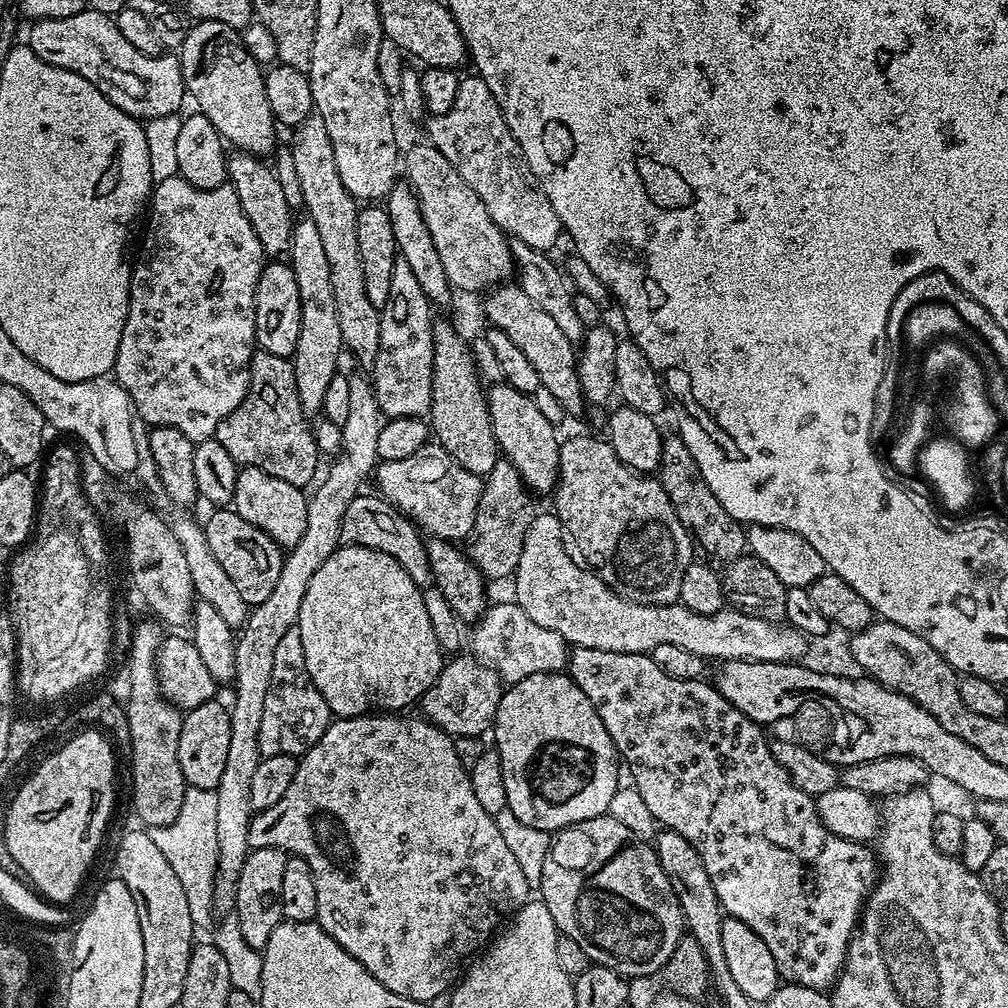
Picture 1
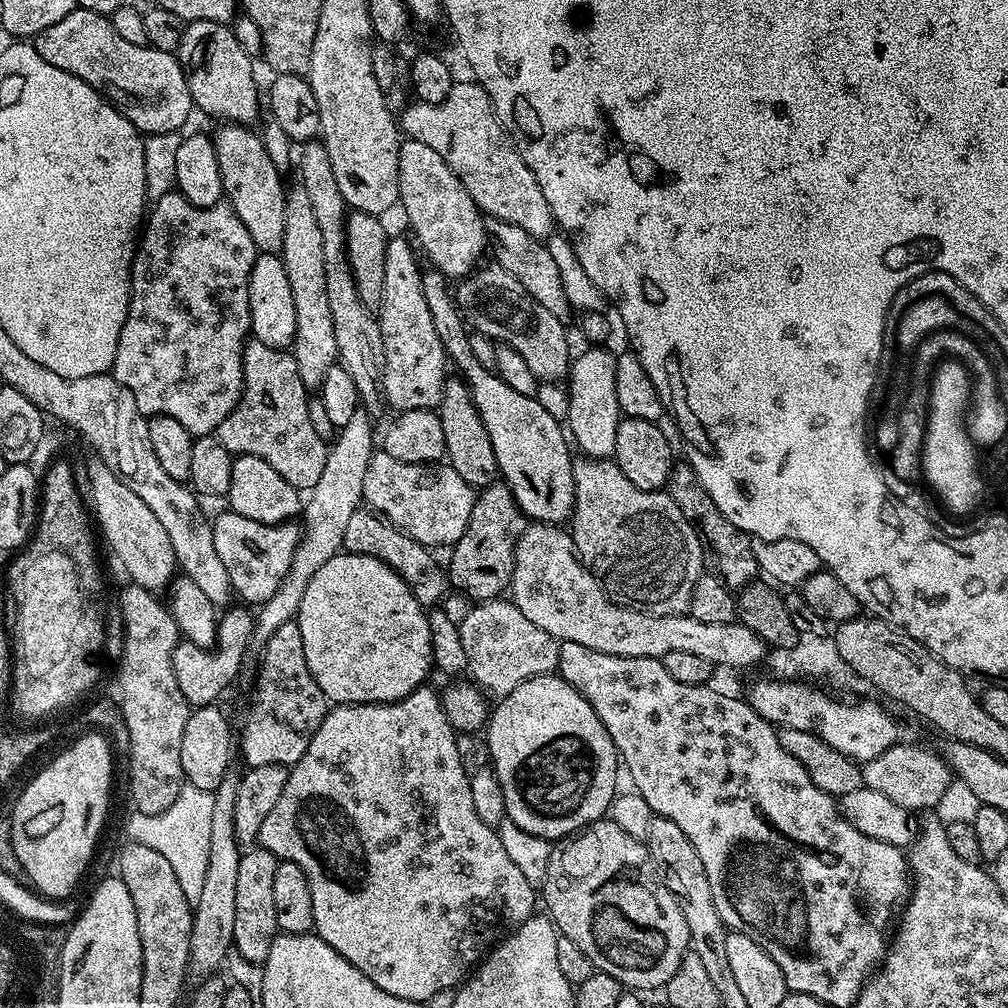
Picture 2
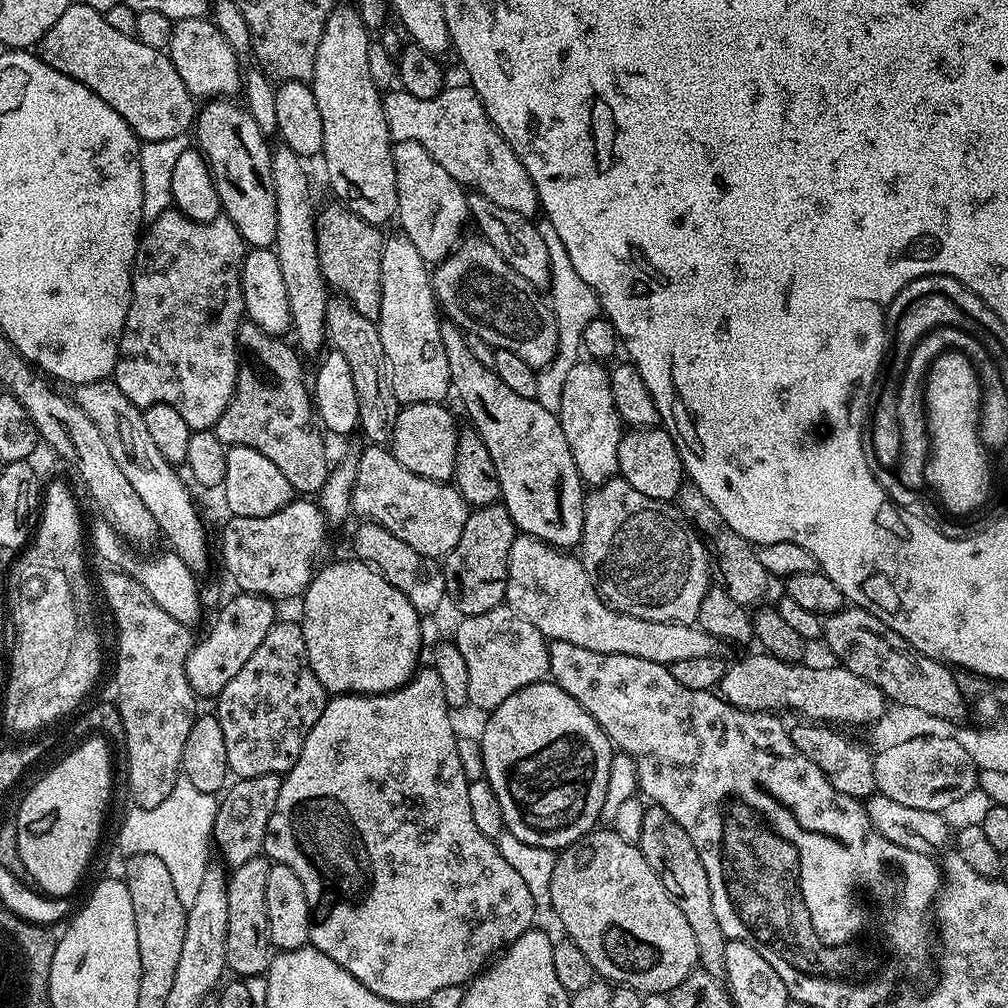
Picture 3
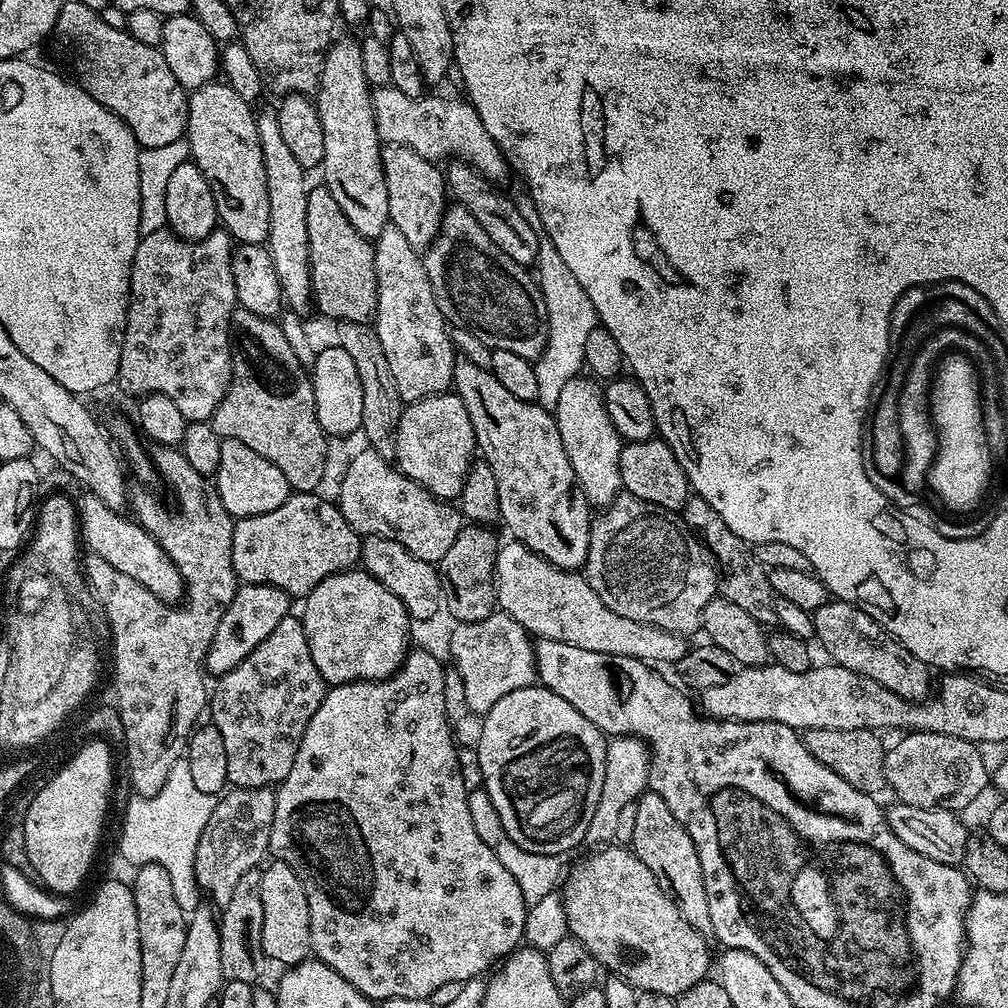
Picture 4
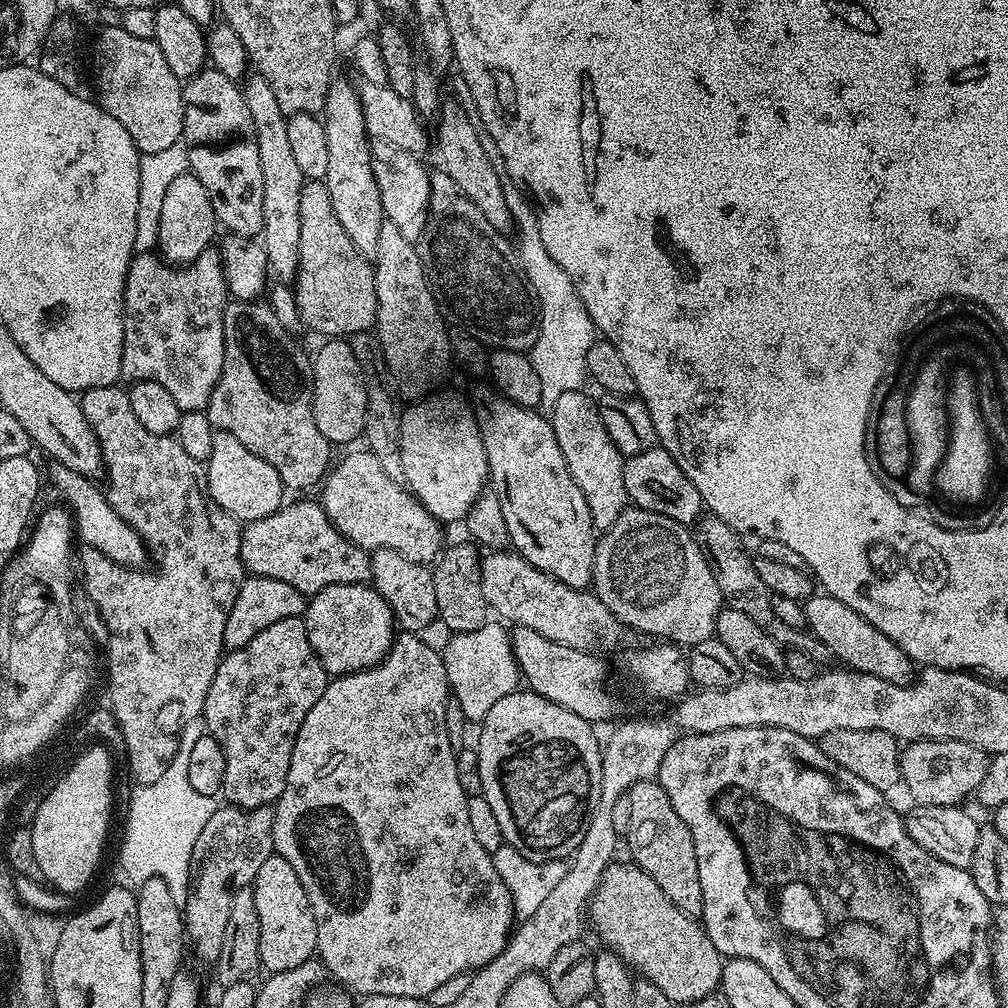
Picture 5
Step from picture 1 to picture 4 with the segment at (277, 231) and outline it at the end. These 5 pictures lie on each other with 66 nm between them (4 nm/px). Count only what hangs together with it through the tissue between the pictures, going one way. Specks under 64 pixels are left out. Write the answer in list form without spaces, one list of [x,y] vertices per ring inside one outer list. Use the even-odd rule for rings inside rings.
[[[223,82],[203,84],[188,98],[188,130],[186,139],[191,163],[206,174],[210,190],[214,194],[214,206],[223,231],[229,232],[237,245],[267,245],[270,234],[270,194],[266,190],[266,166],[262,162],[262,146],[256,125],[257,113],[253,105],[242,102],[238,94]]]

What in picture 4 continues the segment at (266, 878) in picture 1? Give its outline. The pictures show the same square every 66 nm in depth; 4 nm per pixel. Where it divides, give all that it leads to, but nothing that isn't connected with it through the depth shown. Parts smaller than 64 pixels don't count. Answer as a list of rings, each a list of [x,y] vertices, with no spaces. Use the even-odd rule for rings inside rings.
[[[260,872],[242,874],[230,902],[219,913],[220,957],[225,980],[255,985],[264,976],[266,957],[262,950],[262,890]]]

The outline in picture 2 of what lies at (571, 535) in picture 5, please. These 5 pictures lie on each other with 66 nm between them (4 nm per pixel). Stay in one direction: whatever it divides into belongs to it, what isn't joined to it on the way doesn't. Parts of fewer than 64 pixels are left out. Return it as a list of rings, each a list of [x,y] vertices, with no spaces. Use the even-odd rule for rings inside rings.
[[[431,266],[421,271],[420,277],[426,306],[430,306],[430,318],[434,318],[434,330],[442,342],[445,357],[451,367],[453,364],[460,371],[457,372],[459,379],[470,390],[486,434],[490,434],[490,446],[494,446],[496,467],[503,483],[508,485],[529,521],[563,525],[571,517],[574,506],[574,452],[561,421],[546,414],[535,396],[518,394],[518,390],[506,386],[493,369],[482,366],[482,362],[474,358],[474,350],[470,350],[470,328],[456,302],[449,277]]]

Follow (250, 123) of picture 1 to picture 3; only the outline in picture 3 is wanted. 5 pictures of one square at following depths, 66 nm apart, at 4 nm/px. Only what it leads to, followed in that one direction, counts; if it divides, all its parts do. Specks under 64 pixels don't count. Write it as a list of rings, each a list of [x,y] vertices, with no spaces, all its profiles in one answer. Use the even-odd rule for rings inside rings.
[[[211,19],[175,21],[166,51],[174,70],[178,70],[178,78],[186,82],[186,90],[193,98],[232,98],[241,91],[241,57]]]

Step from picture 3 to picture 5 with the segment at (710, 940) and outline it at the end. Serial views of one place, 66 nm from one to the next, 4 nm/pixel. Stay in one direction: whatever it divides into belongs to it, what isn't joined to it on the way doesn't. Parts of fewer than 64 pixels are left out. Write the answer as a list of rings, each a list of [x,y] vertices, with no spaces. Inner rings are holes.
[[[659,779],[638,782],[629,790],[627,798],[630,802],[630,824],[626,840],[629,850],[632,851],[631,859],[643,872],[650,874],[650,878],[654,878],[658,886],[662,886],[662,894],[666,894],[670,902],[678,906],[678,910],[693,918],[703,917],[702,882],[698,882],[698,858],[694,854],[694,838],[690,838],[686,822],[682,822],[682,818],[678,818],[674,811],[674,806],[670,806],[670,798],[666,790],[662,790]]]

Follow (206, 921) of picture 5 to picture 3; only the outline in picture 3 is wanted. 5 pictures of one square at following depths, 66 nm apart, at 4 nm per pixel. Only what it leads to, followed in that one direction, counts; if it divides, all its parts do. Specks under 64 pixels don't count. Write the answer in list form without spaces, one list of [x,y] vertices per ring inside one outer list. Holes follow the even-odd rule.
[[[262,774],[258,778],[237,779],[236,785],[223,793],[224,800],[222,796],[216,810],[212,838],[215,847],[220,847],[220,856],[229,869],[242,866],[242,862],[250,862],[250,858],[261,855],[270,814],[274,814],[274,806],[278,802],[280,782],[280,776]]]

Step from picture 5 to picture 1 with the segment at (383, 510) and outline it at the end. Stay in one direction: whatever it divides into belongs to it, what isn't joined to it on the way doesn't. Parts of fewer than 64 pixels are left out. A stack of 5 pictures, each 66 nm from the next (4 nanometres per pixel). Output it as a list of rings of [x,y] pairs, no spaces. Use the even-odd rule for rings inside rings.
[[[429,442],[405,460],[385,460],[375,469],[379,495],[411,518],[429,537],[463,541],[472,533],[484,489],[481,477],[463,468],[439,442]]]

